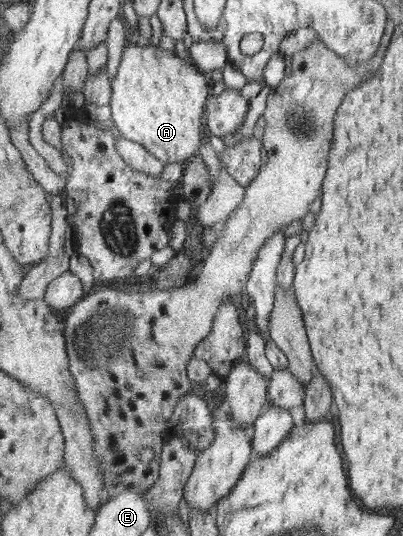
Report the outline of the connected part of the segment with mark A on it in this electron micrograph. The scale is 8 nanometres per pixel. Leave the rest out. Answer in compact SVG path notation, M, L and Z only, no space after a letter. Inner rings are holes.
M129 43L124 49L118 75L112 82L112 99L110 102L111 119L120 135L136 143L141 143L162 163L184 163L200 151L202 145L202 127L204 127L204 109L207 109L208 97L212 96L211 82L193 62L177 57L174 51L148 45L138 46Z

